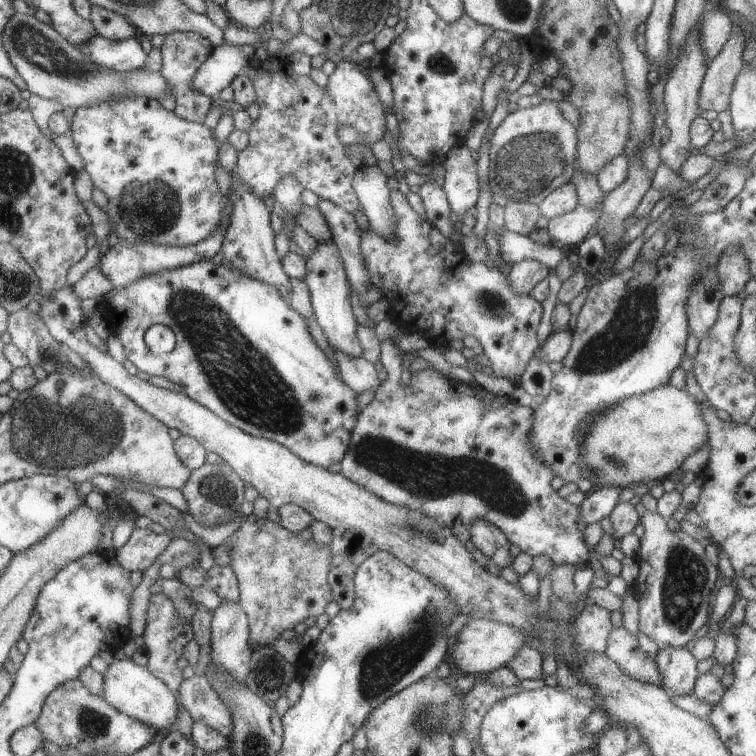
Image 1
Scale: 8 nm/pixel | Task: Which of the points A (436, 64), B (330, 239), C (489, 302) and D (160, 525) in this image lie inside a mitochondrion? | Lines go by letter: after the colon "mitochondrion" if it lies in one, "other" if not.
A: mitochondrion
B: other
C: mitochondrion
D: other

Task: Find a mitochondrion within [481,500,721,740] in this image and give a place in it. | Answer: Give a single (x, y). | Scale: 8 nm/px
(686, 582)

